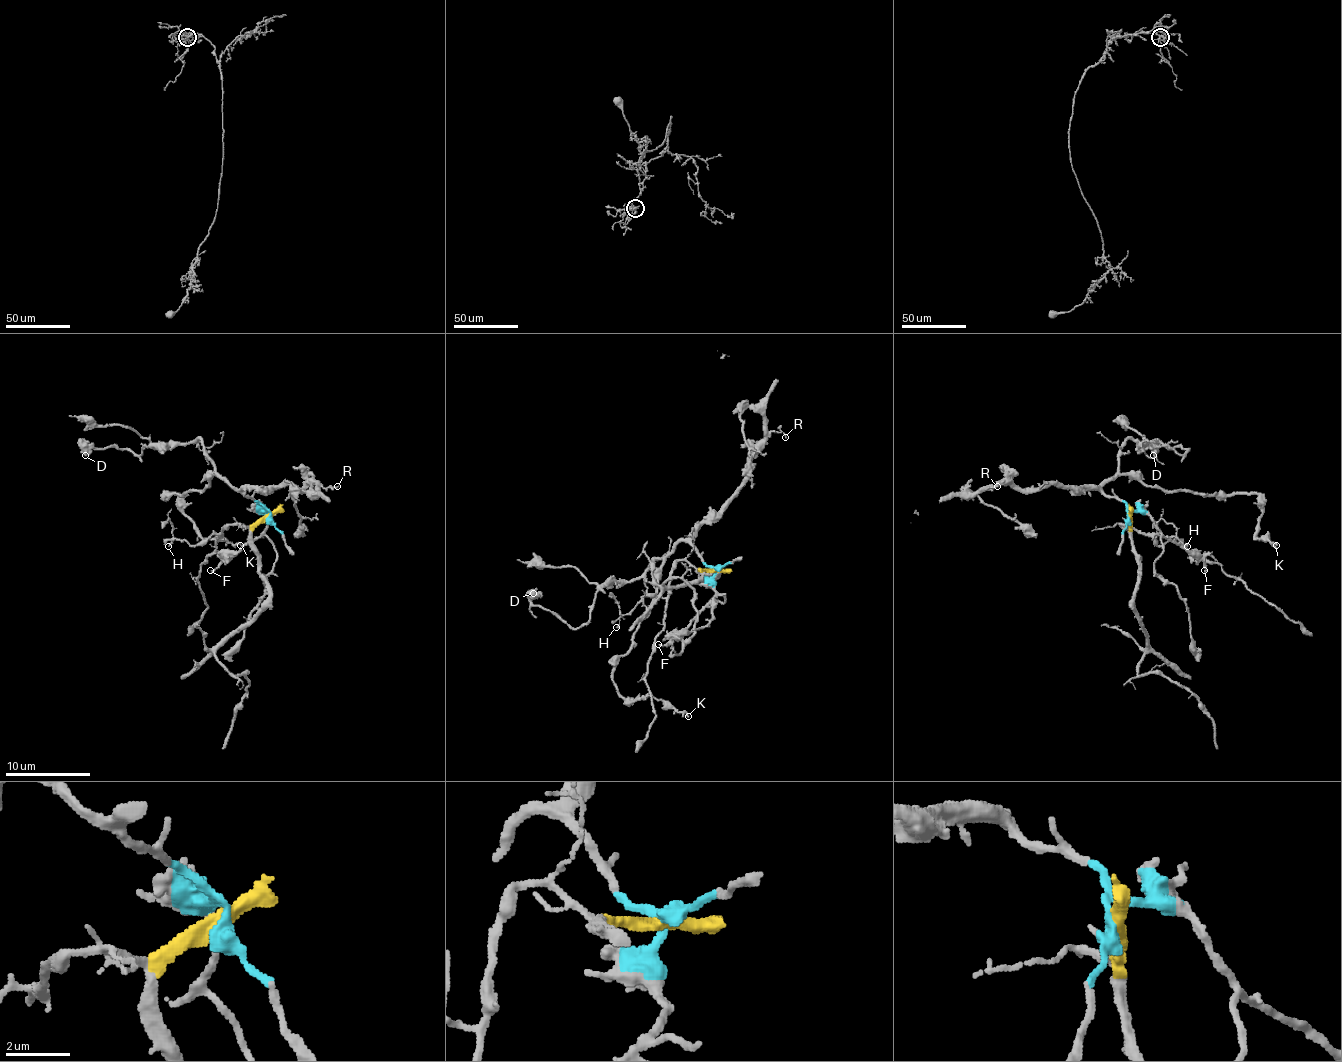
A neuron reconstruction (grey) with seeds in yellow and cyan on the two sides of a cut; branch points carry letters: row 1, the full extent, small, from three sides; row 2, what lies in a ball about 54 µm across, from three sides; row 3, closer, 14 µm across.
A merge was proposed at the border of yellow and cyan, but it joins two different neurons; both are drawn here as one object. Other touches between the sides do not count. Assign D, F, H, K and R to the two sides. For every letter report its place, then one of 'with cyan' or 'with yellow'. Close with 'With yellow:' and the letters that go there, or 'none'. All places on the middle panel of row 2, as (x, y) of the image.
D: (533, 593) | with cyan
F: (658, 644) | with cyan
H: (616, 627) | with yellow
K: (688, 716) | with cyan
R: (785, 437) | with cyan
With yellow: H

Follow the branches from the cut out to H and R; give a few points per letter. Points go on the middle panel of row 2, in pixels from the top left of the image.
H: (717, 569), (696, 567), (679, 561), (666, 595), (643, 599), (624, 614), (615, 627)
R: (717, 569), (703, 561), (692, 535), (735, 493), (756, 448), (773, 431), (786, 437)

